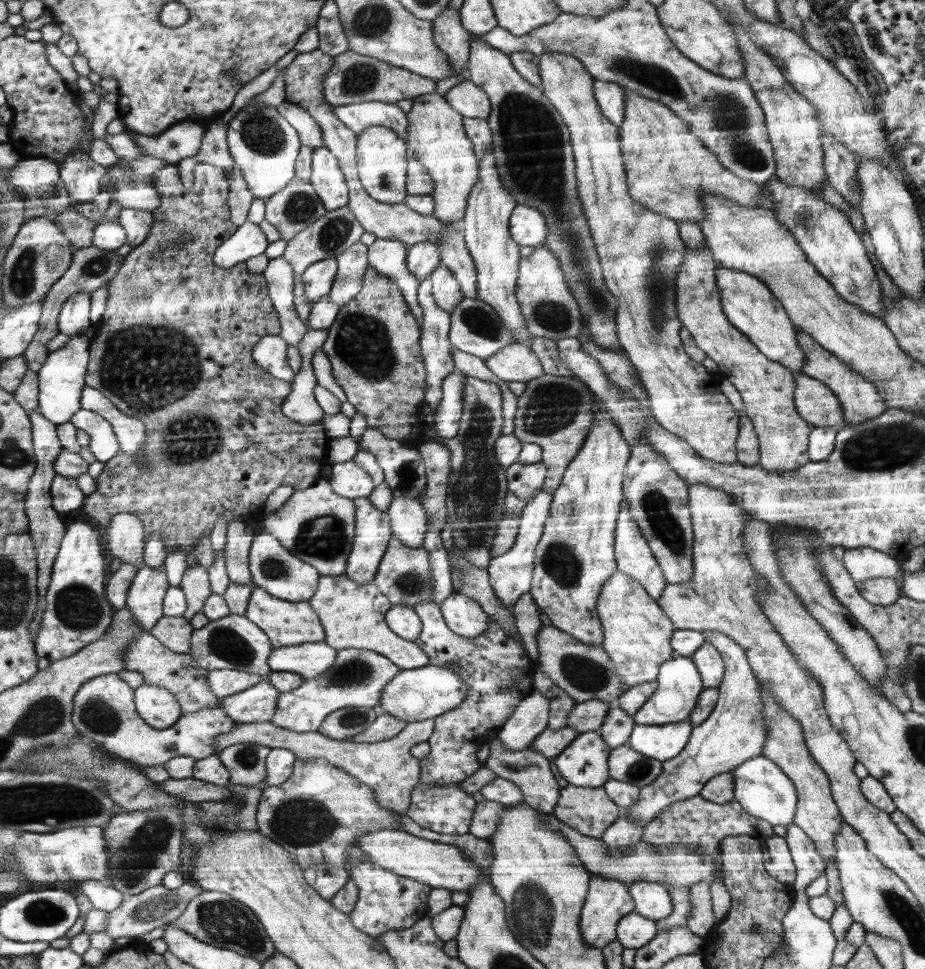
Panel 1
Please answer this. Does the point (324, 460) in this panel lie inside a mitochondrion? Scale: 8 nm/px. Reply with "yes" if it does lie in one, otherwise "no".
no

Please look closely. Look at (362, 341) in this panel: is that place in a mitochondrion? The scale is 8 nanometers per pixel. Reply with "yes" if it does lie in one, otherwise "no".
yes

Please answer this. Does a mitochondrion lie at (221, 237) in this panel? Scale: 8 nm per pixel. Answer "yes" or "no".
no

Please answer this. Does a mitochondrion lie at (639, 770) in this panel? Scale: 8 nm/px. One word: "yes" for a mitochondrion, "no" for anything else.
yes

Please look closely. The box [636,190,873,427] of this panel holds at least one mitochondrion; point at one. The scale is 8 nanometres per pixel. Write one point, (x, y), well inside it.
(655, 281)

